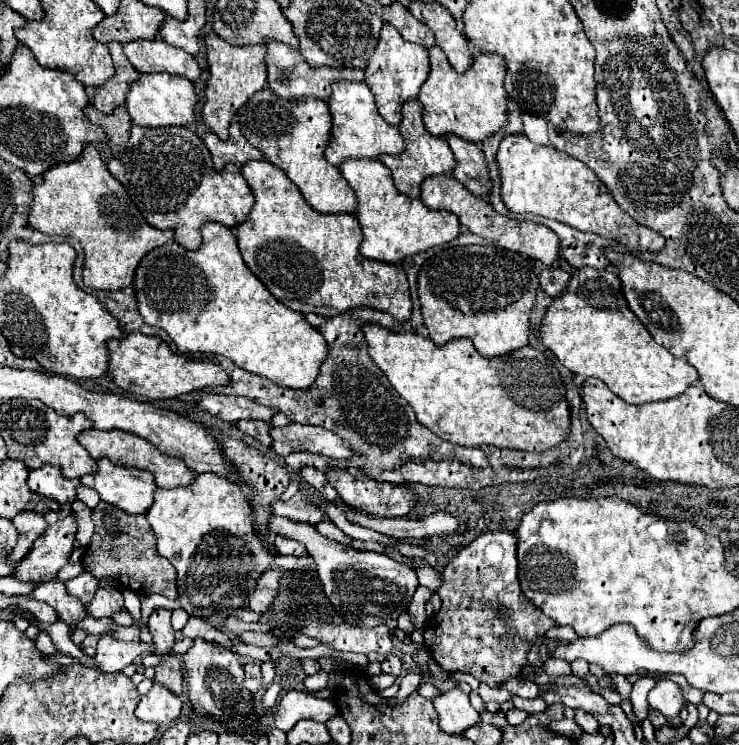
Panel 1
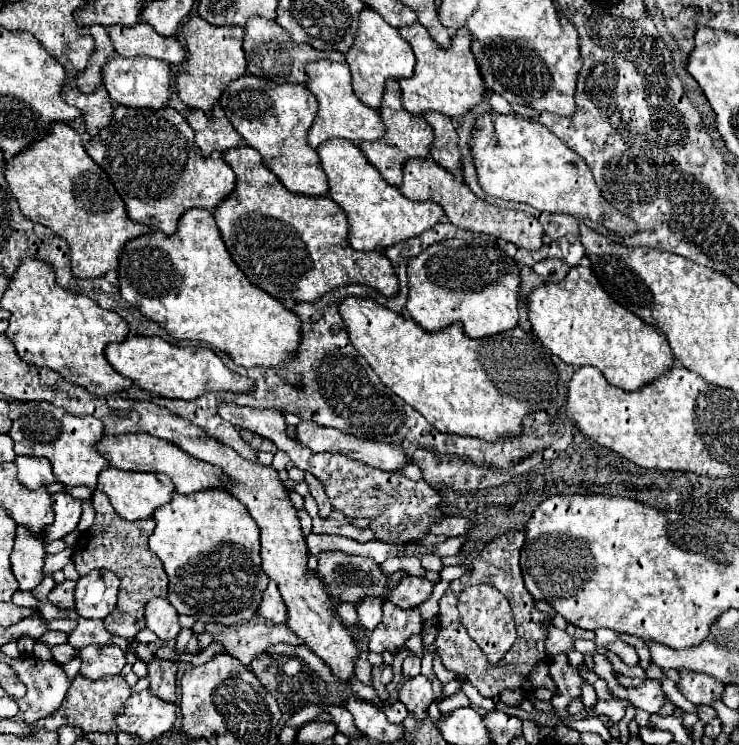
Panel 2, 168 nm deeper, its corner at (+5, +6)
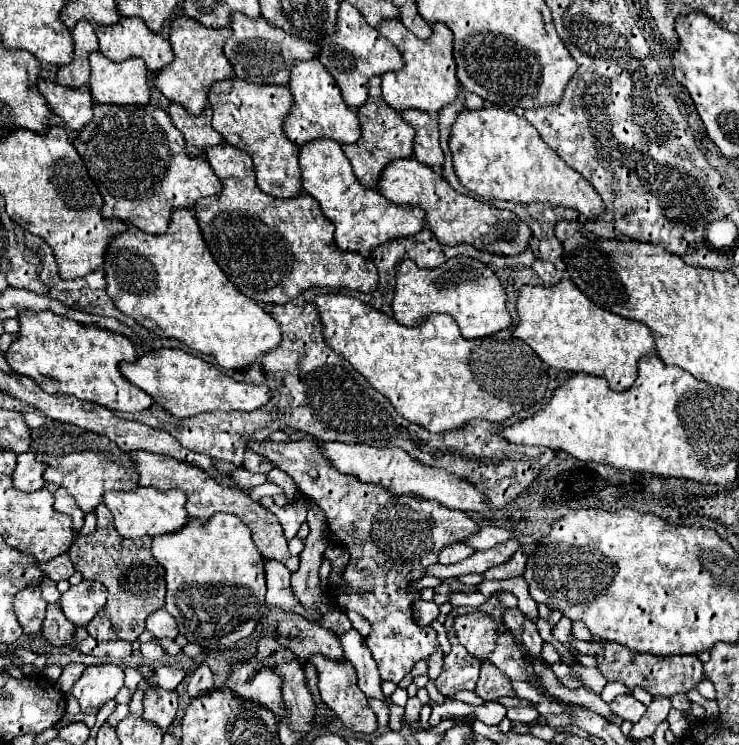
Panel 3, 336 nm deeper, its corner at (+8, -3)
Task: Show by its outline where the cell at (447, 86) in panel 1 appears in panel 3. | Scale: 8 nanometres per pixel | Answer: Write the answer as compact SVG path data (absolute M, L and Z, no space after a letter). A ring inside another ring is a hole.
M386 19L384 23L378 25L378 31L388 41L392 41L404 57L402 71L382 75L382 97L398 113L406 109L420 109L432 115L442 111L446 105L454 103L458 97L460 81L456 77L456 63L452 55L454 35L444 23L436 23L432 25L432 29L434 35L428 41L422 41L416 35L412 35L412 31L408 31L398 19Z

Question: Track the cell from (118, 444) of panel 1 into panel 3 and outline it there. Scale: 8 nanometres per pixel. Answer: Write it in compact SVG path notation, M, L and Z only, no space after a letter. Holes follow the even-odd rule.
M130 451L128 455L136 463L136 471L138 471L138 477L140 477L138 483L140 485L152 485L152 487L156 487L160 491L166 491L166 489L172 489L172 487L184 491L186 497L188 497L186 511L188 511L190 517L208 519L218 511L226 511L226 513L232 513L232 515L240 517L250 527L254 543L258 545L258 549L260 549L260 553L264 557L284 563L290 571L298 569L298 557L290 555L288 543L286 543L286 537L282 533L282 527L280 527L278 519L268 509L264 509L258 501L252 501L244 491L240 491L240 489L224 489L222 485L218 485L212 477L208 477L198 467L192 467L188 463L180 463L176 459L168 459L166 455L156 455L156 453L150 453L150 451Z

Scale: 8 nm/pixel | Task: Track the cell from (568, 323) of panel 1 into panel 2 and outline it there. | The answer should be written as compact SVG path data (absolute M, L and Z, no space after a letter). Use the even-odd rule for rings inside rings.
M573 266L559 282L547 282L529 294L529 322L547 350L573 366L595 366L609 384L633 392L673 368L665 334L619 306L601 290L589 266Z

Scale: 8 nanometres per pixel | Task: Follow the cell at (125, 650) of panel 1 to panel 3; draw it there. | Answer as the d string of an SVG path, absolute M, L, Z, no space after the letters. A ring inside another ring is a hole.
M88 665L74 683L72 695L78 699L82 713L96 713L108 699L116 697L124 685L124 671L118 665Z

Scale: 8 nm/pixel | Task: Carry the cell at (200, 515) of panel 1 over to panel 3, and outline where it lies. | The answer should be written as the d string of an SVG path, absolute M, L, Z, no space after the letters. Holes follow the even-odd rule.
M216 513L212 519L202 521L190 517L188 523L174 533L156 535L152 539L152 555L166 571L166 609L180 625L180 633L204 649L224 649L248 637L266 611L266 571L264 559L256 549L248 527L230 513Z

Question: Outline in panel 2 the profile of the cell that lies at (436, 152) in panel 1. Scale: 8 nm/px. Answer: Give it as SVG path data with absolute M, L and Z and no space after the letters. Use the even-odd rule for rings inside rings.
M391 78L385 82L383 100L381 100L381 106L377 108L377 112L385 124L385 134L375 142L359 142L359 148L367 156L367 160L379 170L379 174L391 186L399 188L401 180L403 180L403 162L413 156L425 158L429 154L429 146L433 142L431 128L427 126L423 116L415 116L415 114L409 114L407 110L403 110L401 98L399 98L399 84L397 84L397 80L391 80Z

